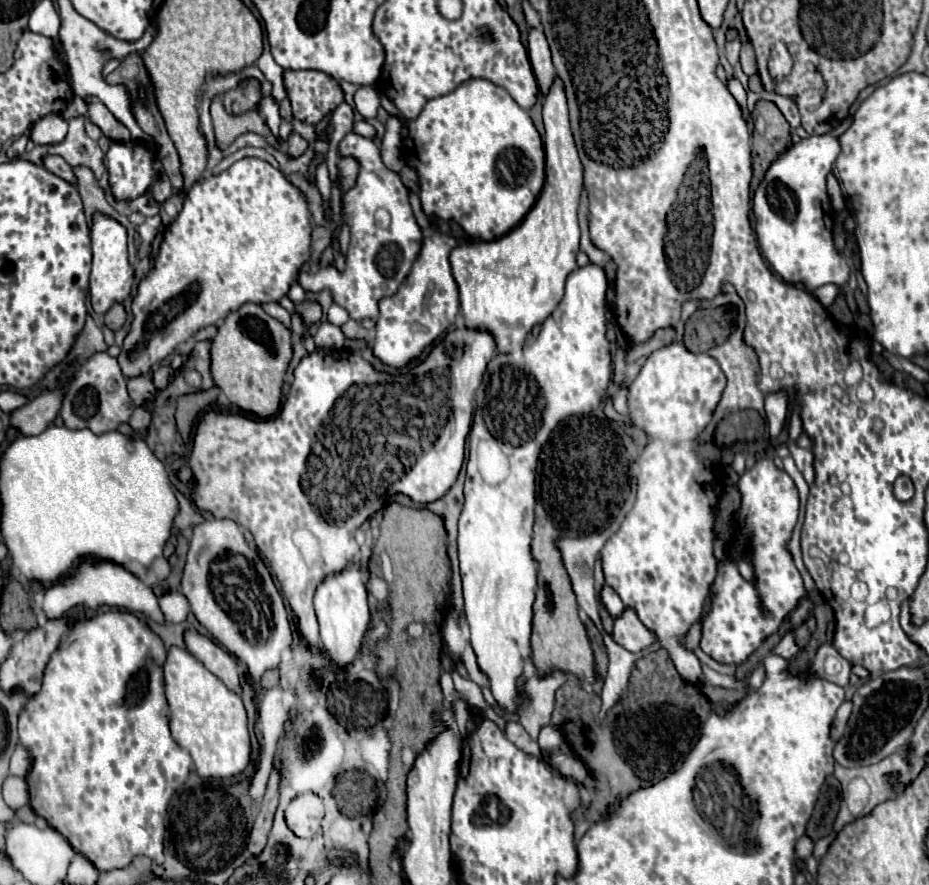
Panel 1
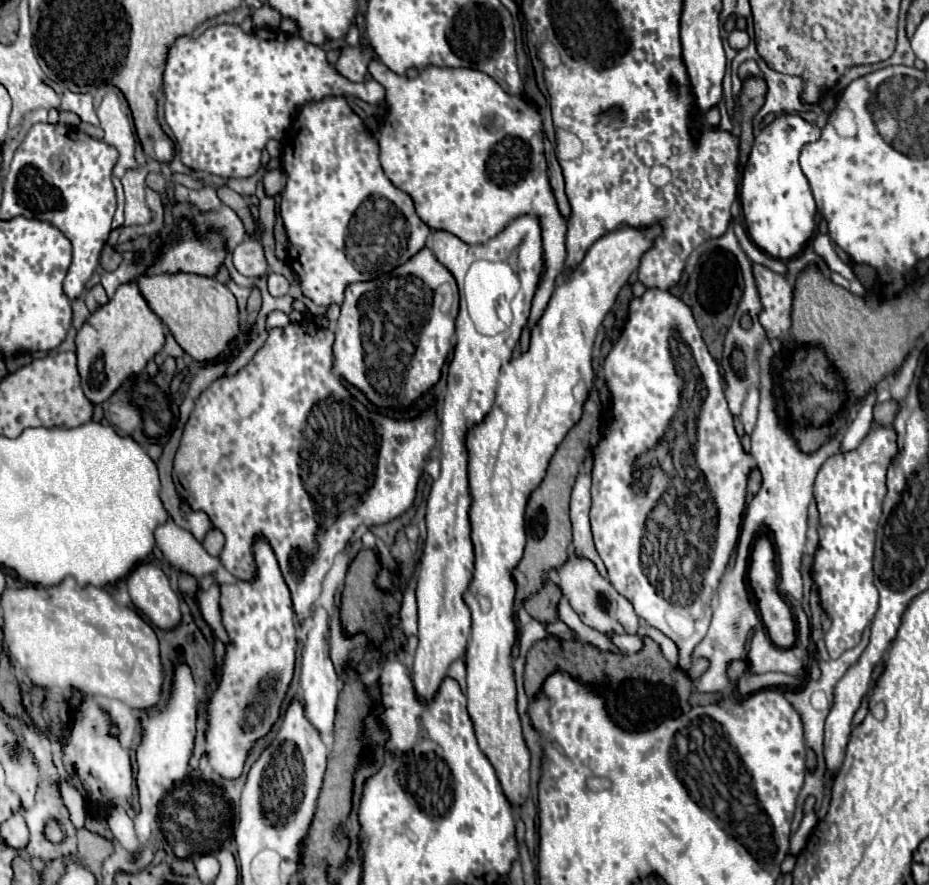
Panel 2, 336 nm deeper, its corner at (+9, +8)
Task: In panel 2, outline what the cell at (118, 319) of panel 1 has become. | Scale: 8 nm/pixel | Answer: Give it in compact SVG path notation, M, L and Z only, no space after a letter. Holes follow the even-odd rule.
M95 284L87 294L85 294L85 304L91 312L95 312L99 306L103 306L107 302L107 294L105 294L105 288L101 284Z

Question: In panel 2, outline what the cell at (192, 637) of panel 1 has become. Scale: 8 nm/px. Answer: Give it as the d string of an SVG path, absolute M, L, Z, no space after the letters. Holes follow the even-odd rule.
M139 564L127 578L133 604L161 630L175 630L181 624L179 596L159 566Z

